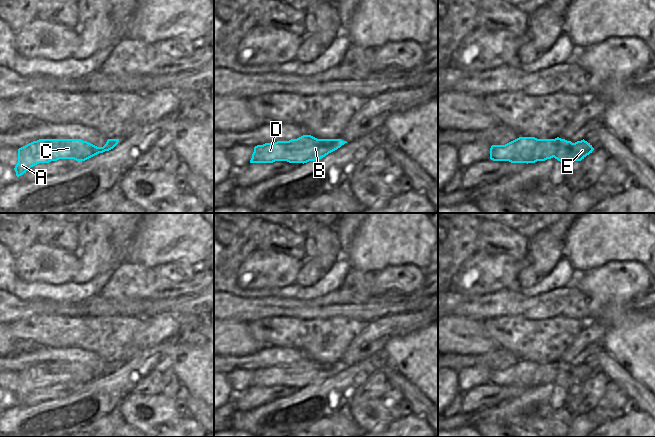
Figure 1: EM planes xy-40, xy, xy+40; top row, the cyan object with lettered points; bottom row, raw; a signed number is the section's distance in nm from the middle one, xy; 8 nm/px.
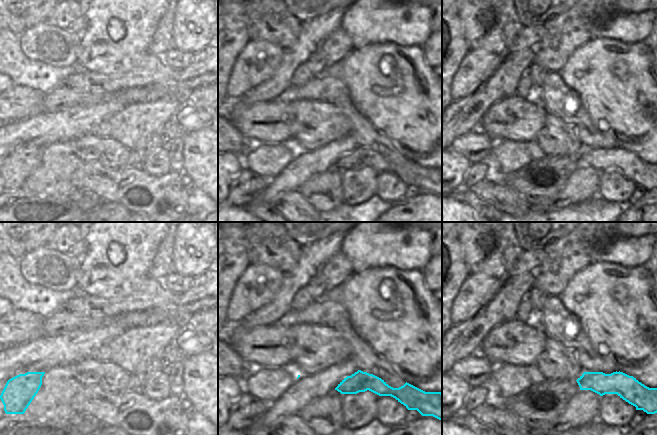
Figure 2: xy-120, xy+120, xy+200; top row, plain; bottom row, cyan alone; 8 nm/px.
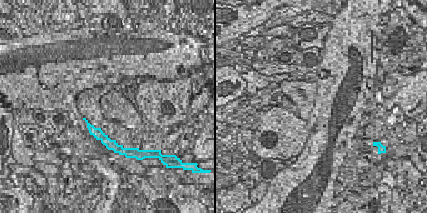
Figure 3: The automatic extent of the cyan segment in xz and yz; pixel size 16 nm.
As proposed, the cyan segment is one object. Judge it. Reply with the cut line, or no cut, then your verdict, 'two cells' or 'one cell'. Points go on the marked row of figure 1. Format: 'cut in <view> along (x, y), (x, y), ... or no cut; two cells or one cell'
no cut; one cell

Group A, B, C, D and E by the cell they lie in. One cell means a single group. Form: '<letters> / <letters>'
A B C D E

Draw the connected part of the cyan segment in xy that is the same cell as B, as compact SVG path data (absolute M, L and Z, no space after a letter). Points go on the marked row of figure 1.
M303 135L289 141L255 146L250 163L287 161L304 164L325 157L345 143L347 142L341 139L317 139L311 135Z

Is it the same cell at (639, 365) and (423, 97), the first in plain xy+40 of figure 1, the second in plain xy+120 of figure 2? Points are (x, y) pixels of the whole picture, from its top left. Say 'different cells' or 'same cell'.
same cell

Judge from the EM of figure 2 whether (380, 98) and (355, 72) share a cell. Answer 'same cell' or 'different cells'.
same cell

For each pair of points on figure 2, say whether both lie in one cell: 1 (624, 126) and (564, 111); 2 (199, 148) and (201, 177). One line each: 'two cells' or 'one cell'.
1: two cells
2: one cell

